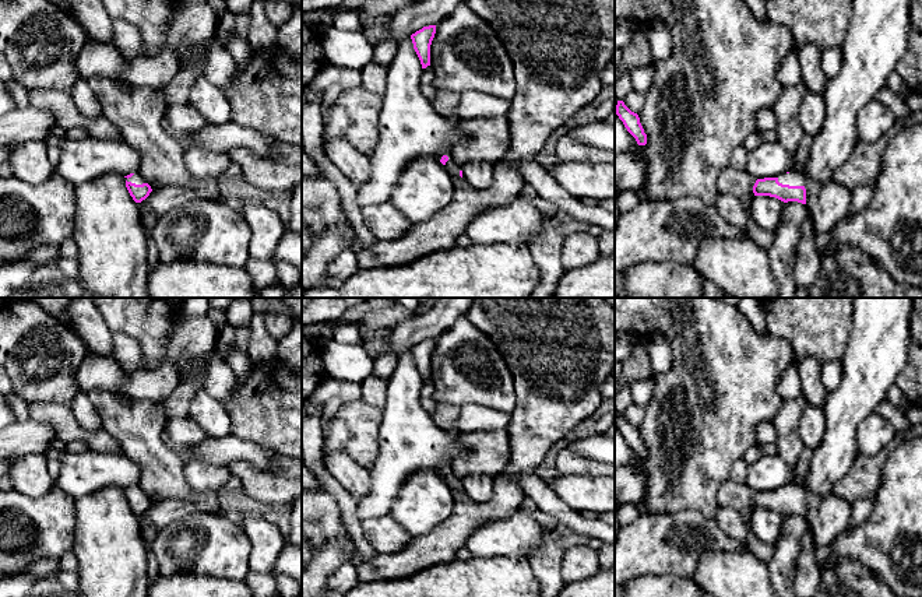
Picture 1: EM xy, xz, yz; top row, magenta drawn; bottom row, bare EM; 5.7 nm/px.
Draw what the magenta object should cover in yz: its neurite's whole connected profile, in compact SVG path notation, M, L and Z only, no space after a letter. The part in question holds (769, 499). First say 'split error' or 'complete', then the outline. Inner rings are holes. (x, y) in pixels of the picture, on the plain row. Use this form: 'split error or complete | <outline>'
split error | M799 482L781 487L777 491L757 492L754 509L770 509L784 516L798 515L810 523L816 548L826 547L848 528L852 503L830 494L819 496L805 489Z

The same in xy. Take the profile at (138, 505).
split error | M138 485L124 489L124 494L127 503L136 516L141 516L152 505L151 499Z

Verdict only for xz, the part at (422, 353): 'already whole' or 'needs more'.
already whole

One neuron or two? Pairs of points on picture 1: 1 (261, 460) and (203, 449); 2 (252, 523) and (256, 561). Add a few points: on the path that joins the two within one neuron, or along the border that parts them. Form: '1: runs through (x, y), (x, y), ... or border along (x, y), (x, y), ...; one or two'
1: runs through (247, 450), (217, 450); one
2: runs through (257, 533), (257, 551); one

